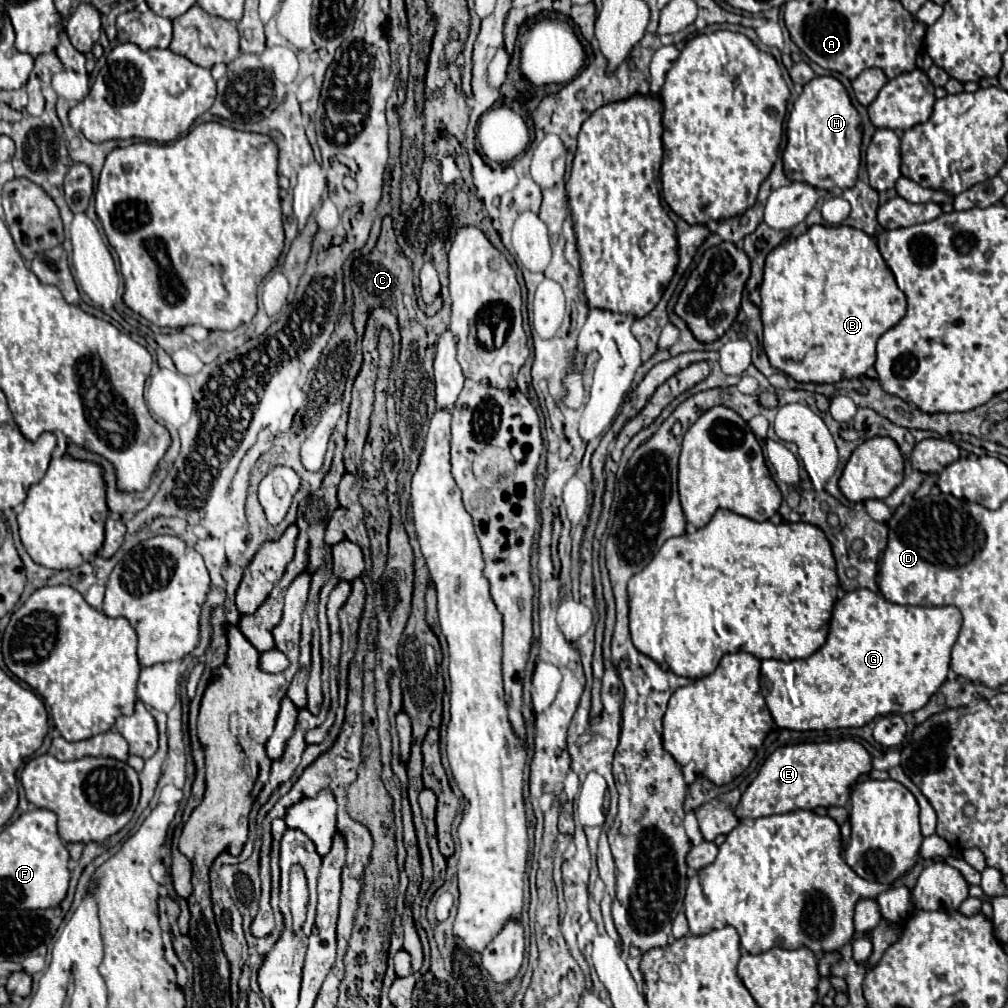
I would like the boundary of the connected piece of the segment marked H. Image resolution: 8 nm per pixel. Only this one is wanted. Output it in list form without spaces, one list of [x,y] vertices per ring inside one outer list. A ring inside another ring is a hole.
[[[832,75],[814,77],[794,101],[786,123],[784,173],[792,181],[804,181],[818,189],[848,189],[856,183],[860,168],[862,127],[846,87]]]

